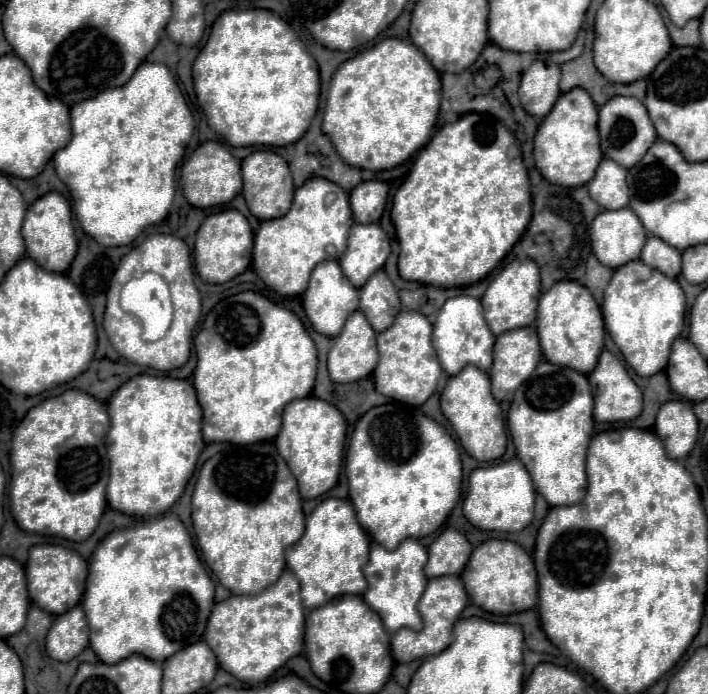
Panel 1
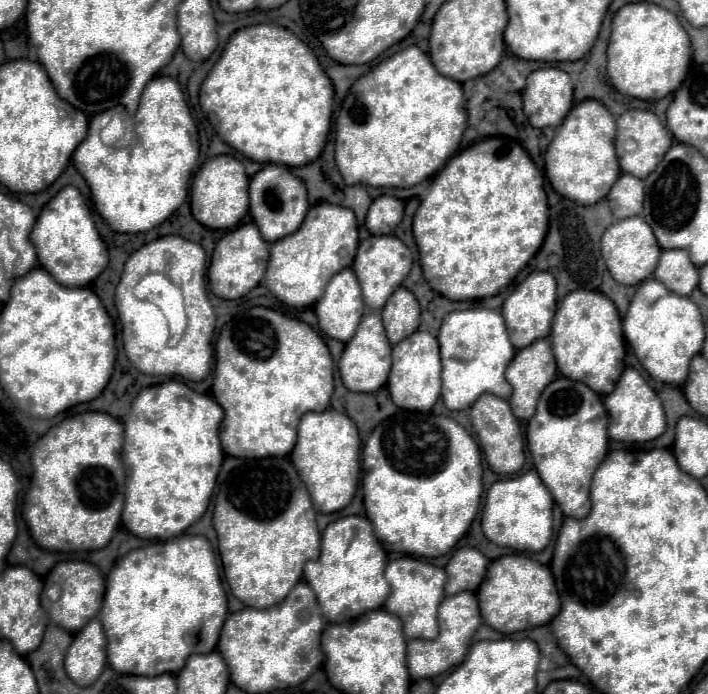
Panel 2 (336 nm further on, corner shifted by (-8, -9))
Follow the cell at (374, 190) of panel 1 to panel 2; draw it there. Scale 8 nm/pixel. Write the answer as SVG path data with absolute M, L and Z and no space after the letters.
M378 196L368 214L366 214L366 228L370 234L392 234L400 224L404 214L404 202L394 196Z

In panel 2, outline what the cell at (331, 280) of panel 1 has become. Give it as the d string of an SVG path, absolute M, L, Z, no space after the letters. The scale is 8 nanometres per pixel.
M352 268L338 272L316 304L318 326L334 340L348 342L364 314L360 284Z

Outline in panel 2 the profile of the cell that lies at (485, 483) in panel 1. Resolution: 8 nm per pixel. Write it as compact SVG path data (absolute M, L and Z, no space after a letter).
M536 470L516 478L498 480L486 492L482 532L490 542L498 546L510 546L524 552L540 552L552 538L552 504L552 496Z

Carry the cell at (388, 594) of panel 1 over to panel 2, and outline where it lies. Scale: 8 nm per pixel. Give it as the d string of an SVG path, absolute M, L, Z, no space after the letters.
M402 556L392 560L386 566L386 580L392 588L384 608L392 614L396 614L402 624L404 624L404 634L408 640L412 638L426 638L426 640L434 640L434 636L438 636L438 604L444 596L444 584L446 584L446 572L444 568L432 566L424 560L412 558L412 556Z

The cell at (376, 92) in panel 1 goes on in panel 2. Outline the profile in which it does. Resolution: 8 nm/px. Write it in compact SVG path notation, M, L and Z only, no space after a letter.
M408 46L384 58L350 88L336 118L336 166L346 184L410 188L432 178L458 150L466 128L466 106L462 86L434 68L418 46Z

